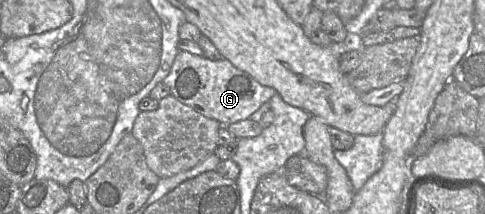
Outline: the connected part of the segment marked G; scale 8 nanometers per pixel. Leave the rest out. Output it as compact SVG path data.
M180 50L169 74L162 82L169 87L170 94L181 103L224 126L249 119L251 114L277 93L274 88L261 85L225 58L210 60L203 55L197 56Z

